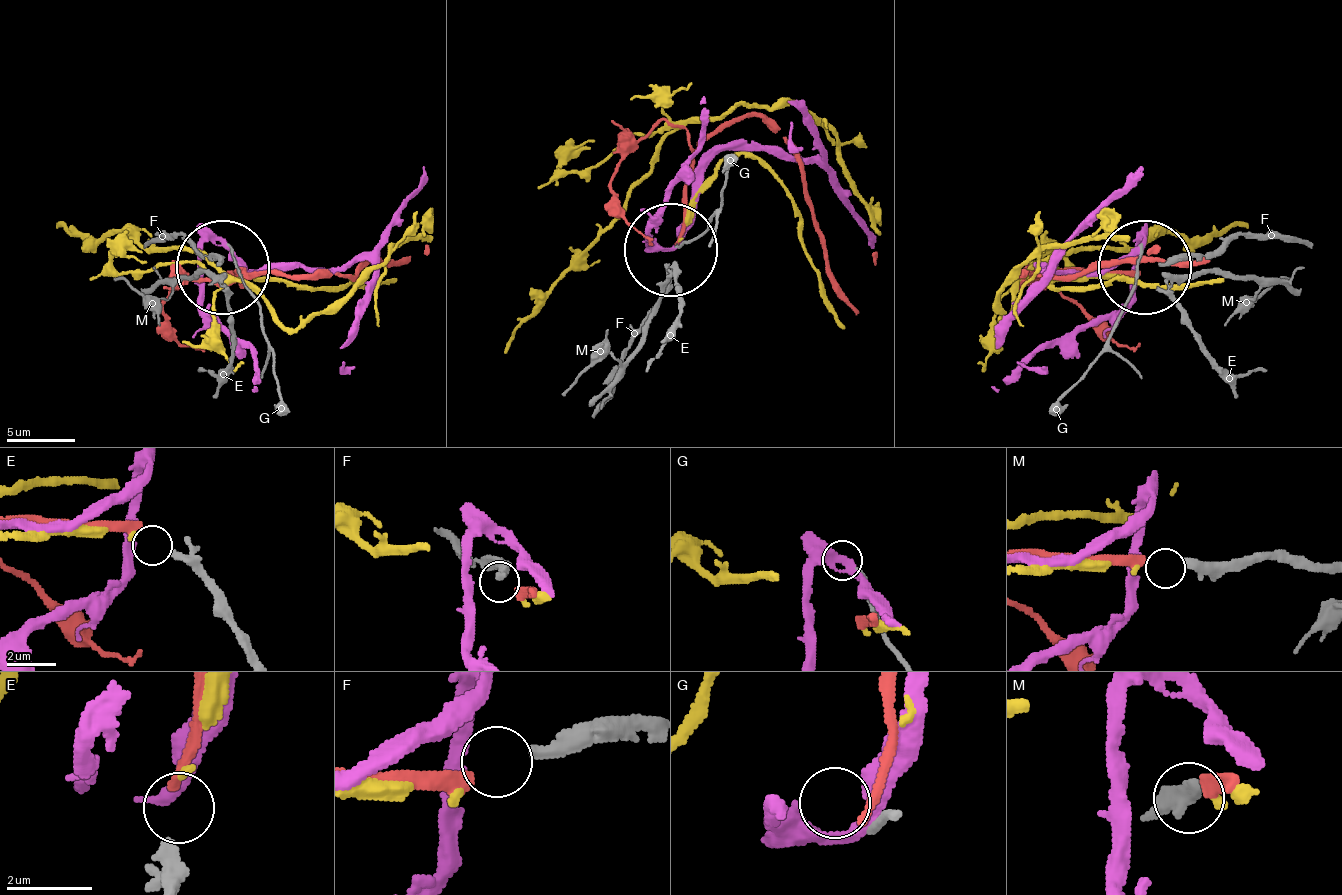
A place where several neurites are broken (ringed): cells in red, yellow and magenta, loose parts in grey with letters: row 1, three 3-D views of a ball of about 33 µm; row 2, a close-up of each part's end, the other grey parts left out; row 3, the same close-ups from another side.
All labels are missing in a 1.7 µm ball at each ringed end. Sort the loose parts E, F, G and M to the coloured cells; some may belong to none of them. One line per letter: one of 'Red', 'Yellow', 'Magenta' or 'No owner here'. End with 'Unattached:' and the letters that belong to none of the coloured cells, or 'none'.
E: Yellow
F: No owner here
G: No owner here
M: Red
Unattached: F, G

